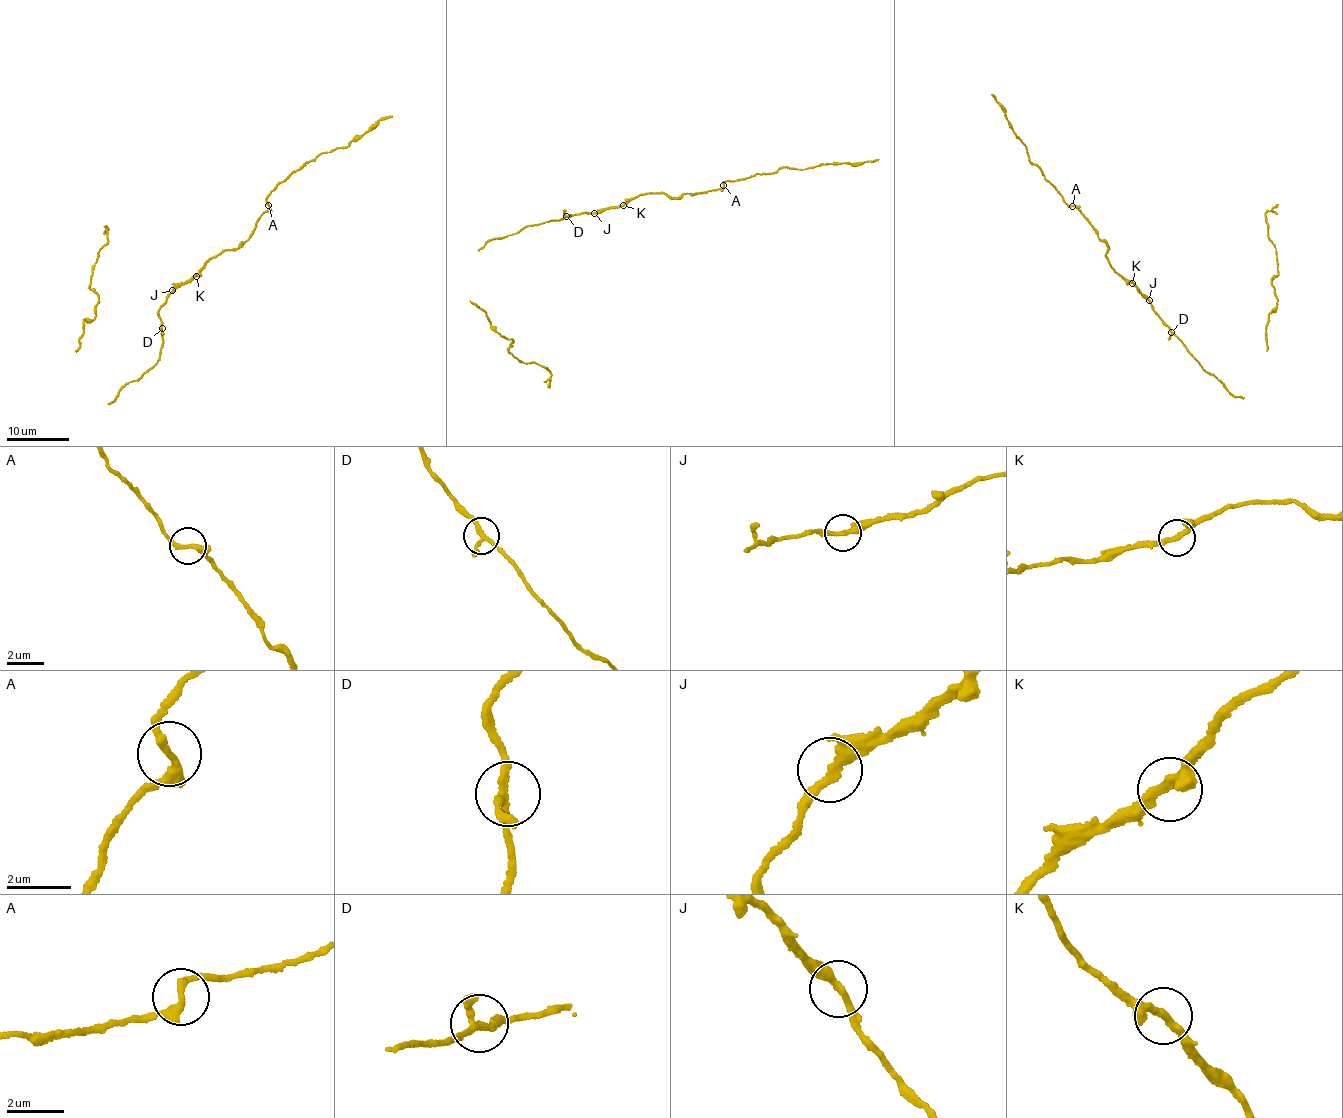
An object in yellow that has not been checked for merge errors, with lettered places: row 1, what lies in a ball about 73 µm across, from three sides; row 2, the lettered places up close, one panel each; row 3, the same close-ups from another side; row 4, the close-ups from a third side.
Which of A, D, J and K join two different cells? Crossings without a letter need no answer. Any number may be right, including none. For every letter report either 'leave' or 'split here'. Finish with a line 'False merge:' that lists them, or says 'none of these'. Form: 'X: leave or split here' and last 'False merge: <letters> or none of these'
A: leave
D: leave
J: leave
K: leave
False merge: none of these

